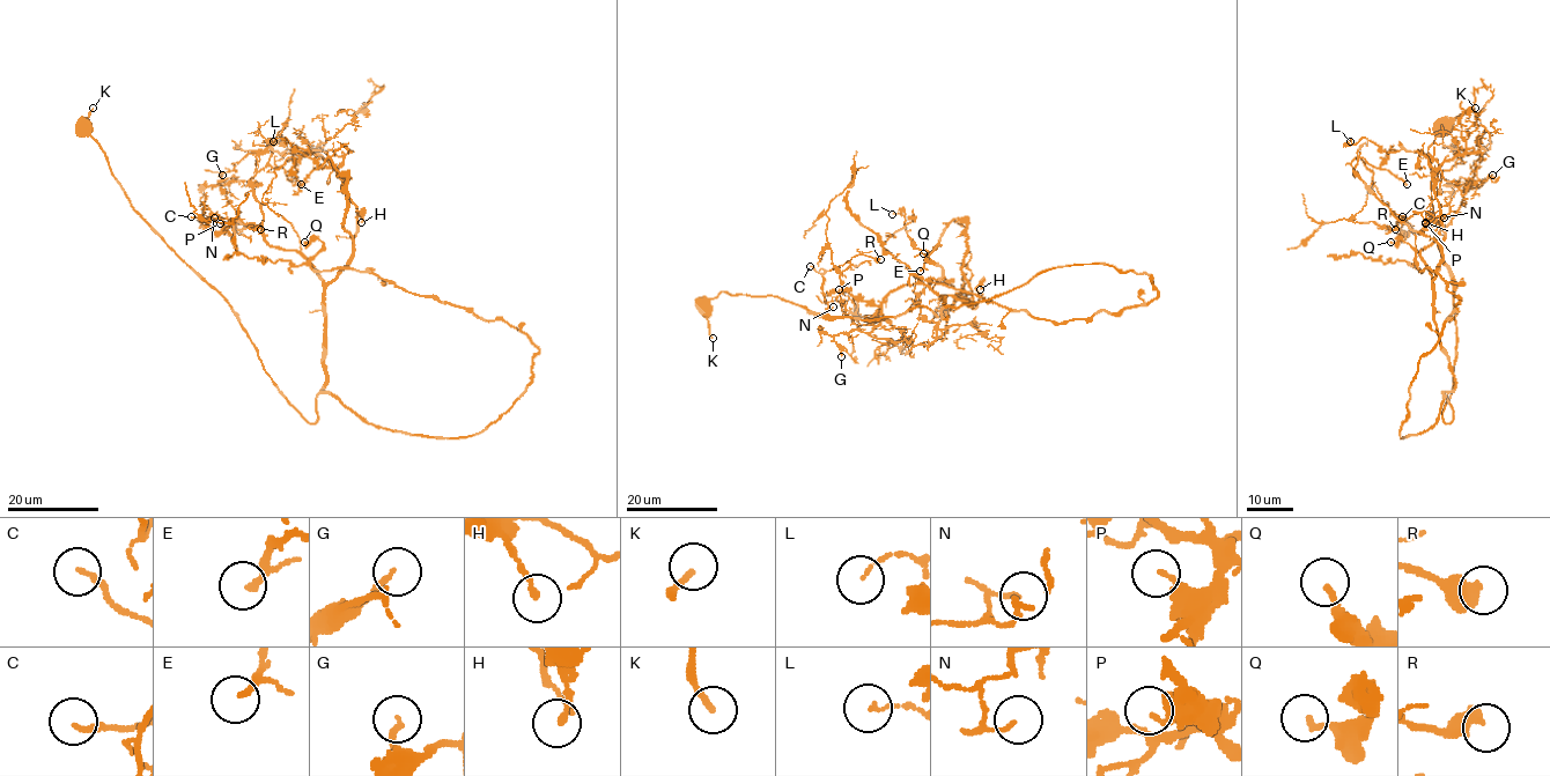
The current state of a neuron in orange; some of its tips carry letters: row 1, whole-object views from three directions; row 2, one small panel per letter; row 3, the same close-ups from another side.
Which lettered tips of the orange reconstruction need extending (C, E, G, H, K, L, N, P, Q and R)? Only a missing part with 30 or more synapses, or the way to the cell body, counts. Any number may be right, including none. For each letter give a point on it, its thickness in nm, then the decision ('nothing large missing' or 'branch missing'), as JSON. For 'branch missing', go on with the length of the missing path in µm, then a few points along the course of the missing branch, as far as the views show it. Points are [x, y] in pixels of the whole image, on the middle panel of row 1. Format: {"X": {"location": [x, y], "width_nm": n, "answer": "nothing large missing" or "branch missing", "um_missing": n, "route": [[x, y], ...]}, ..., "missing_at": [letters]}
{"C": {"location": [810, 266], "width_nm": 160, "answer": "nothing large missing"}, "E": {"location": [920, 271], "width_nm": 200, "answer": "branch missing", "um_missing": 5}, "G": {"location": [841, 356], "width_nm": 150, "answer": "nothing large missing"}, "H": {"location": [980, 289], "width_nm": 180, "answer": "nothing large missing"}, "K": {"location": [713, 338], "width_nm": 180, "answer": "nothing large missing"}, "L": {"location": [892, 214], "width_nm": 90, "answer": "nothing large missing"}, "N": {"location": [833, 307], "width_nm": 80, "answer": "nothing large missing"}, "P": {"location": [839, 289], "width_nm": 140, "answer": "nothing large missing"}, "Q": {"location": [923, 253], "width_nm": 180, "answer": "nothing large missing"}, "R": {"location": [880, 259], "width_nm": 550, "answer": "nothing large missing"}, "missing_at": ["E"]}

